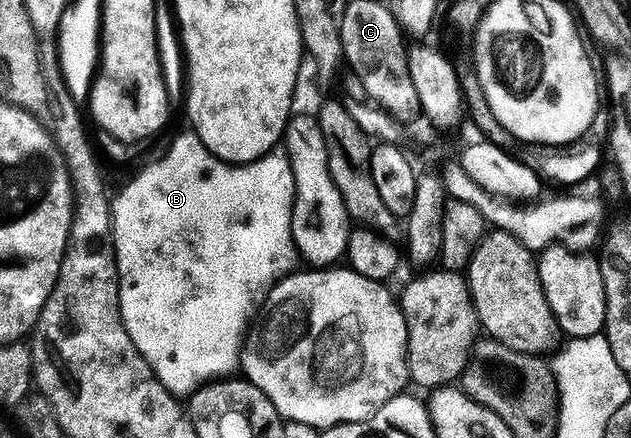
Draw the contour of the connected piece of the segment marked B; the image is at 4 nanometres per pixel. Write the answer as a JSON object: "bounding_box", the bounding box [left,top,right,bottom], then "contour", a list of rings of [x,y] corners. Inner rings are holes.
{"bounding_box":[110,133,300,397],"contour":[[[187,133],[187,135],[178,135],[170,143],[170,148],[166,151],[166,156],[163,157],[159,163],[150,163],[122,192],[117,196],[113,196],[112,202],[110,204],[110,218],[112,220],[112,238],[114,241],[114,260],[118,266],[118,271],[116,274],[116,298],[118,304],[120,305],[120,313],[122,314],[122,329],[128,333],[131,344],[138,350],[138,354],[144,357],[144,361],[149,365],[150,368],[154,370],[155,379],[162,382],[162,386],[170,390],[171,395],[175,397],[190,397],[197,391],[200,385],[209,384],[211,381],[221,380],[223,377],[229,376],[230,371],[239,366],[240,363],[240,352],[243,350],[244,341],[242,343],[242,334],[246,331],[246,326],[250,323],[250,314],[254,310],[258,311],[260,304],[266,298],[269,293],[270,288],[274,286],[276,282],[285,278],[291,272],[299,266],[300,256],[298,254],[298,248],[294,245],[294,234],[290,226],[292,225],[292,209],[294,208],[294,174],[290,168],[290,162],[287,161],[285,154],[282,153],[267,153],[259,157],[259,159],[254,159],[250,163],[226,163],[222,159],[217,159],[211,151],[204,146],[200,140],[198,140],[197,135],[193,133]]]}

